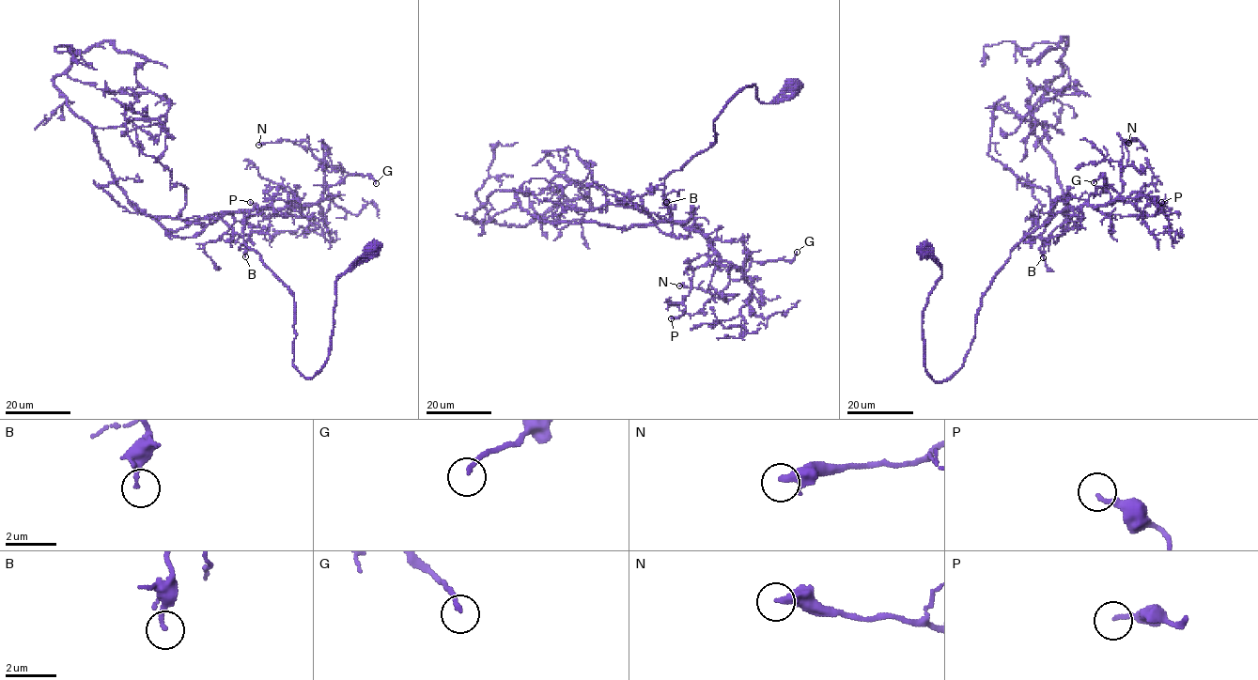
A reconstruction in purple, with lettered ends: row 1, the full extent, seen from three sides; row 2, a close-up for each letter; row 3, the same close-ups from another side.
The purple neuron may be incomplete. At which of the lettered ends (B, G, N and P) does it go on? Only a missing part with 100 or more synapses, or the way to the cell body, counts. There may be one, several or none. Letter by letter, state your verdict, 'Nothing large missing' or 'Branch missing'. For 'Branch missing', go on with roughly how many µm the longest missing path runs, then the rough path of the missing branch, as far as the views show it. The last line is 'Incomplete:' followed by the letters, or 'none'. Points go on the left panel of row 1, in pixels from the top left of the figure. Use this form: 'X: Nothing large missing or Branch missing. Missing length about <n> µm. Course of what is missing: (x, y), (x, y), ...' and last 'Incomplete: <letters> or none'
B: Nothing large missing
G: Nothing large missing
N: Nothing large missing
P: Nothing large missing
Incomplete: none

